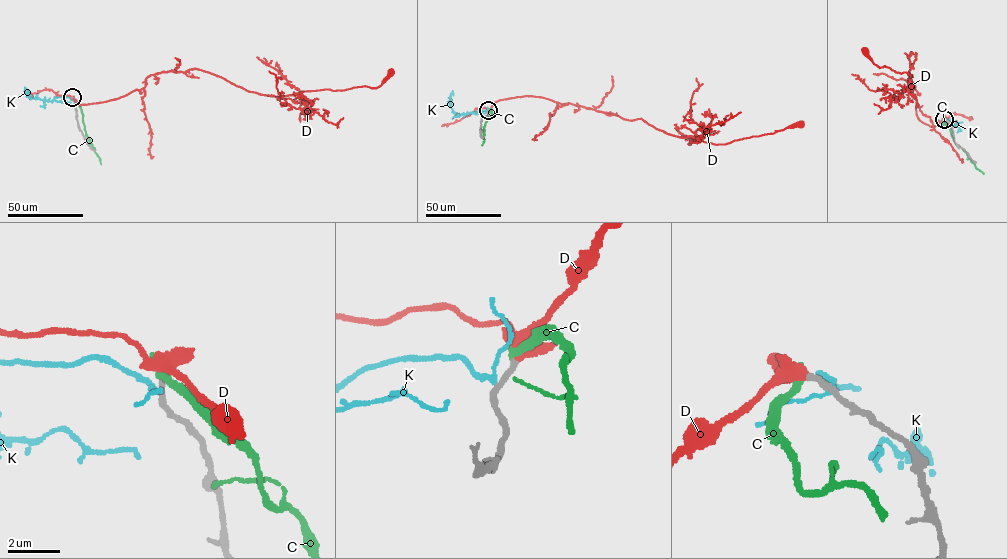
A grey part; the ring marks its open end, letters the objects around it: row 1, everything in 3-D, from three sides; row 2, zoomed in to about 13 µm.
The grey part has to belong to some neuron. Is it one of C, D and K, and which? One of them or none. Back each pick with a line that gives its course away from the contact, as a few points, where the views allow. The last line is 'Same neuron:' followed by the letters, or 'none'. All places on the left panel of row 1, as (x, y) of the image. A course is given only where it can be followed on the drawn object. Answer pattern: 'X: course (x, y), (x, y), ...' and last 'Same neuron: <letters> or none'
D: course (72, 97), (80, 104), (114, 100), (141, 89), (151, 75), (191, 69), (274, 96), (377, 87), (390, 72)
Same neuron: D

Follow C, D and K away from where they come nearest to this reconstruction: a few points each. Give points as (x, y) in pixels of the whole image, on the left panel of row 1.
C: (71, 97), (80, 106), (86, 135), (101, 164)
D: (72, 97), (80, 104), (114, 100), (141, 89), (151, 75), (191, 69), (274, 96), (377, 87), (390, 72)
K: (71, 98), (56, 97), (44, 100), (31, 97), (25, 91), (28, 91)

